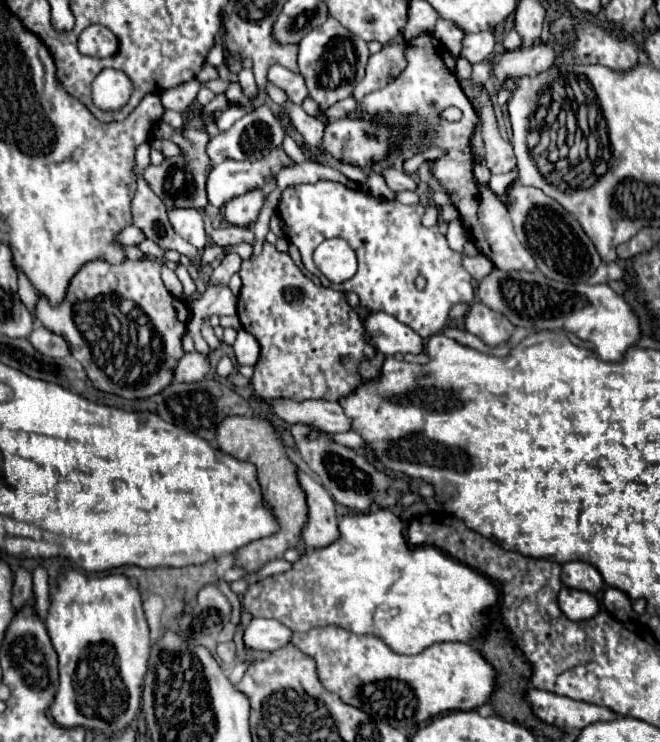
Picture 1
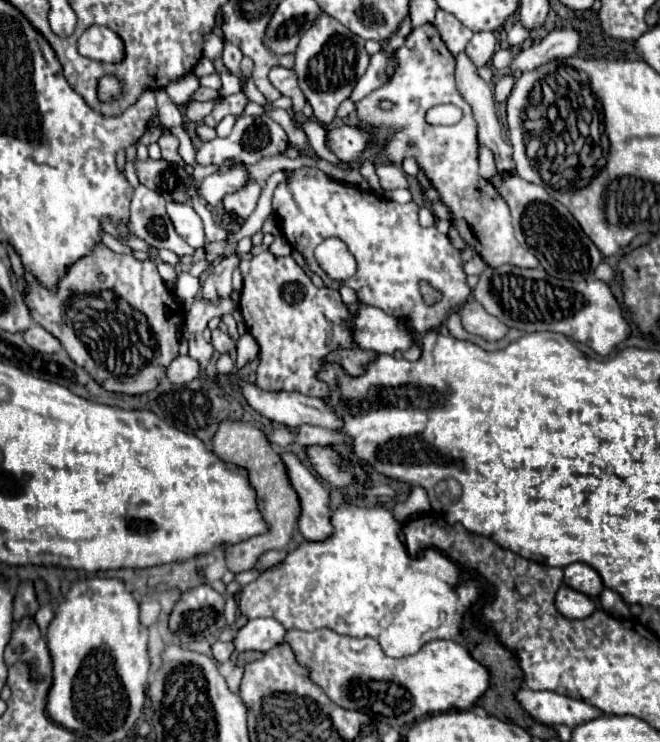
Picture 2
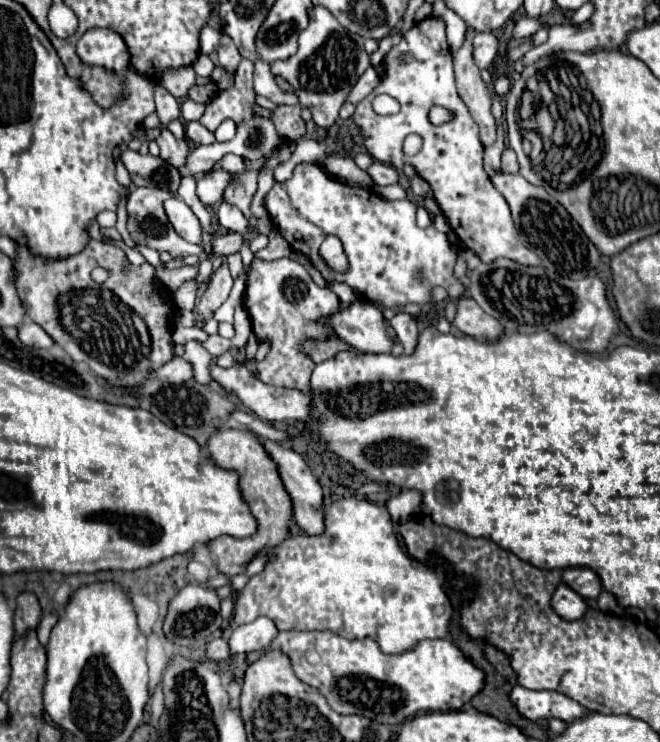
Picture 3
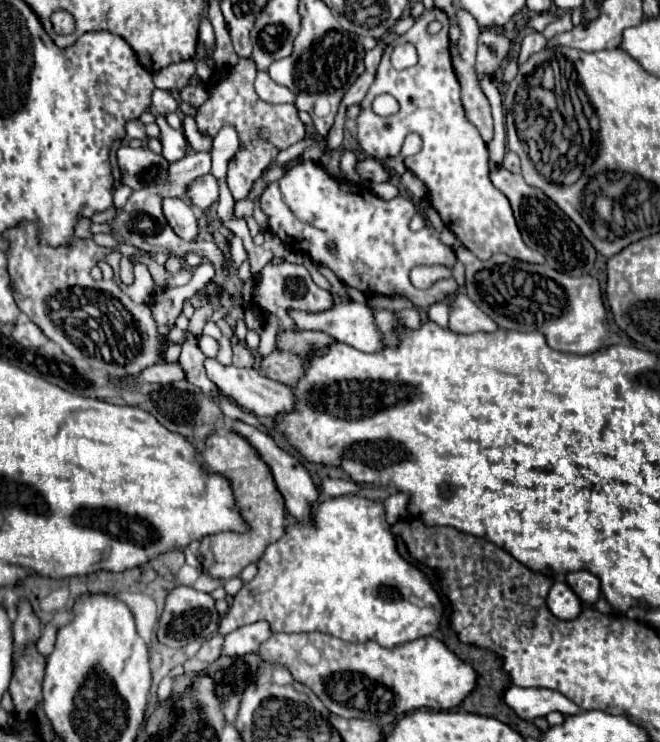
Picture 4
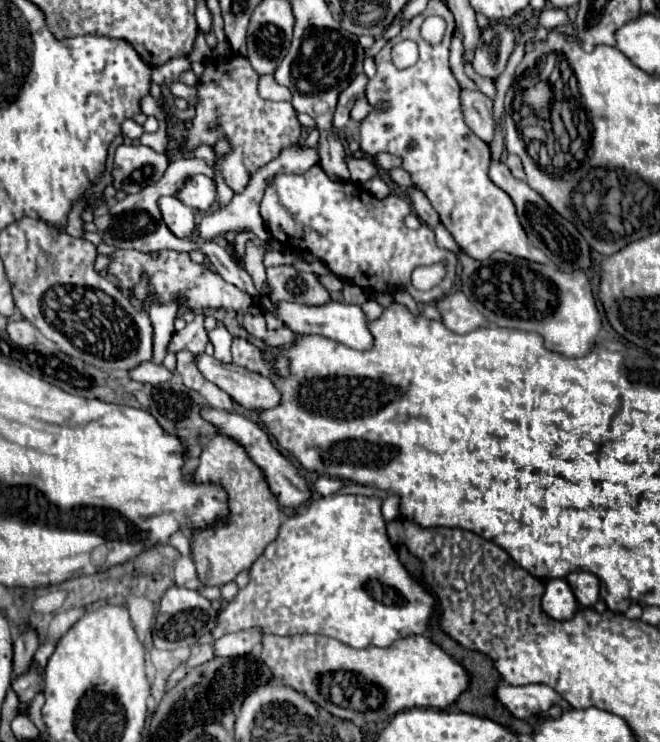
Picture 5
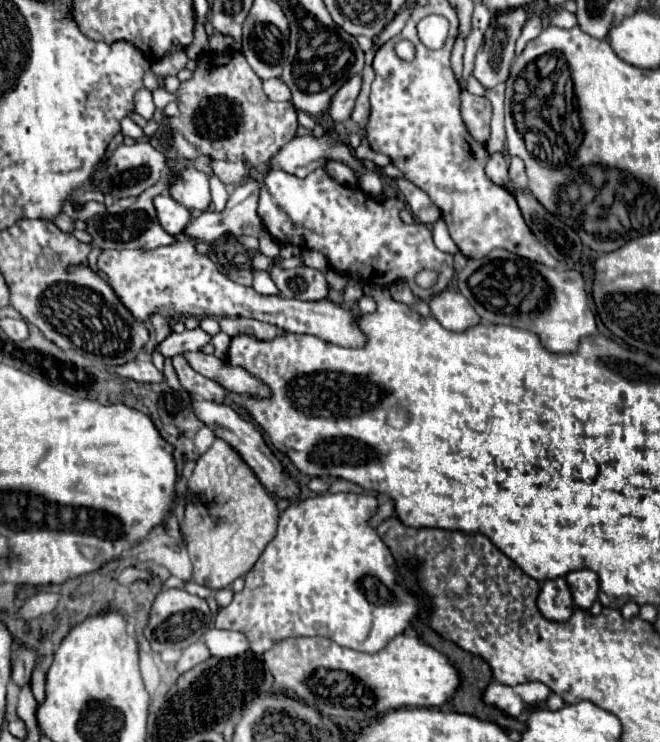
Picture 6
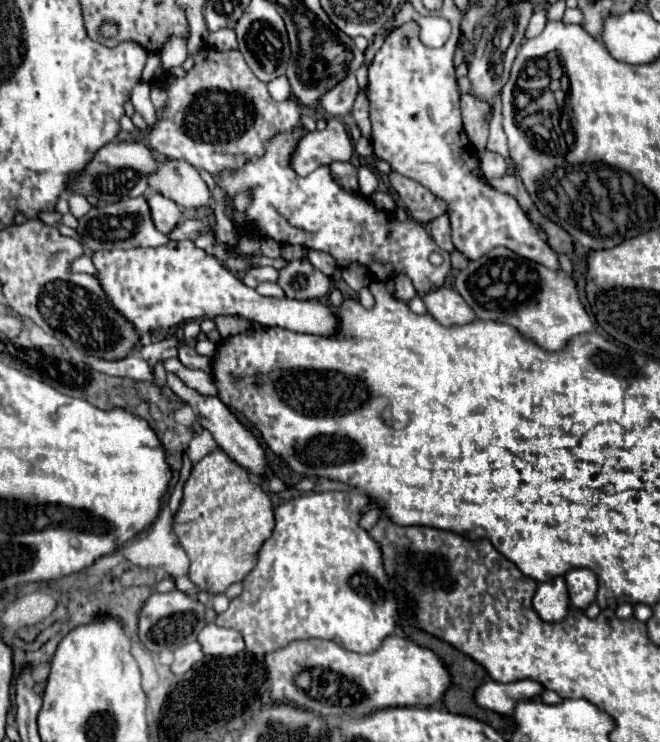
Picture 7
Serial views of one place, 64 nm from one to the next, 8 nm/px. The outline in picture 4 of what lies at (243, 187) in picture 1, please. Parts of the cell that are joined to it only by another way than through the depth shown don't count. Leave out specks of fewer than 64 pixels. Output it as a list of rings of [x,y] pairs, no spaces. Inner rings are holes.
[[[206,174],[206,176],[200,176],[196,178],[188,190],[186,190],[186,198],[190,200],[192,206],[196,208],[210,208],[216,200],[218,200],[218,180],[212,176],[212,174]]]

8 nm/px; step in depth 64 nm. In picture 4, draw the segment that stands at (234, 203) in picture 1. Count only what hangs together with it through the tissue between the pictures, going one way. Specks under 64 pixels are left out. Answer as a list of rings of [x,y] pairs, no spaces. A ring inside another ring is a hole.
[[[240,58],[236,66],[218,70],[218,78],[210,88],[208,100],[196,112],[196,124],[200,134],[214,138],[218,128],[232,126],[240,138],[240,150],[234,160],[228,162],[228,188],[236,200],[248,196],[254,180],[268,168],[280,150],[296,144],[304,138],[304,124],[298,118],[294,104],[268,104],[256,96],[254,90],[256,66],[250,58]]]

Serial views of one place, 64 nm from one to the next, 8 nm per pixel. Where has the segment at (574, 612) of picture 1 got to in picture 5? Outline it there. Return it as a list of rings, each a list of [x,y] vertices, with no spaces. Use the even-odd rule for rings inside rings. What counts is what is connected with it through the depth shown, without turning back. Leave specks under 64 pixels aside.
[[[564,578],[546,582],[546,592],[542,596],[542,608],[554,620],[570,620],[574,616],[574,612],[578,610],[578,604]]]

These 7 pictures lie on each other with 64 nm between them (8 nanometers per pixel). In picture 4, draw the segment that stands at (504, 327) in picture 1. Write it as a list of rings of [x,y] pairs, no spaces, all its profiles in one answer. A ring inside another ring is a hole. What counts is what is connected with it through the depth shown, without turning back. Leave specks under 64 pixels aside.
[[[456,294],[450,304],[450,322],[448,328],[458,334],[474,334],[474,332],[494,332],[498,326],[492,318],[488,318],[480,308],[464,294]]]

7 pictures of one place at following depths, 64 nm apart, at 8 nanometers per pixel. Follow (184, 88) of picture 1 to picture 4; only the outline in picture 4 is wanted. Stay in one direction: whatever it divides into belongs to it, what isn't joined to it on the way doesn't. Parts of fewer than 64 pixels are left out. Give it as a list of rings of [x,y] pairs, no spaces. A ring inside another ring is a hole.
[[[182,60],[176,64],[170,64],[158,72],[154,72],[154,84],[156,88],[178,92],[182,86],[188,84],[188,78],[194,74],[194,62]]]

